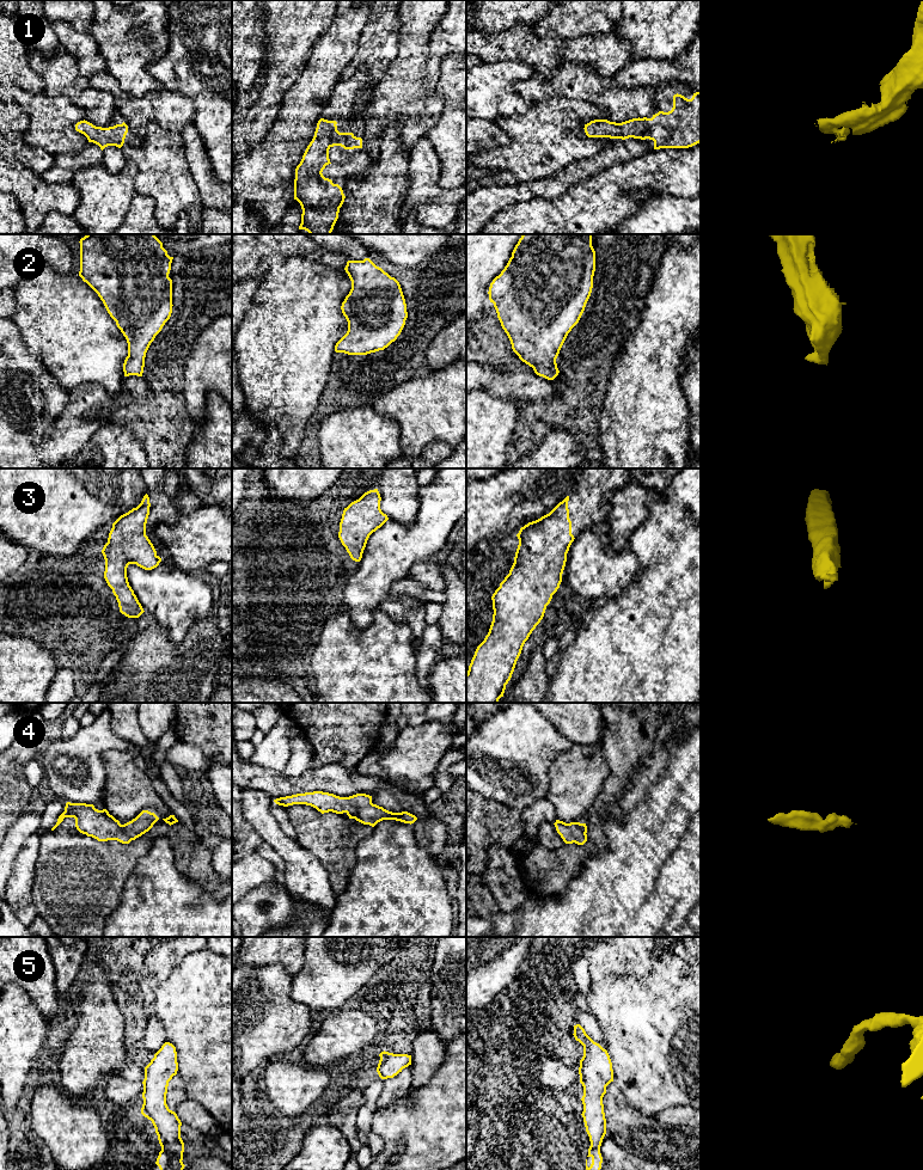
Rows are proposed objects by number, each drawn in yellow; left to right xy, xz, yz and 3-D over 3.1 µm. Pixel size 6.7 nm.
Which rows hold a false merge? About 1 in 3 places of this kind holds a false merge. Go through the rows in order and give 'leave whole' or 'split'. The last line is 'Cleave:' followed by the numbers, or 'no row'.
1: leave whole
2: leave whole
3: leave whole
4: leave whole
5: leave whole
Cleave: no row

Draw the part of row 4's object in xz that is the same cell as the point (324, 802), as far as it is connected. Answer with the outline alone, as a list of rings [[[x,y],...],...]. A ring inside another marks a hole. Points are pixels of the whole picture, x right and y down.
[[[313,791],[297,794],[292,796],[280,797],[274,800],[279,805],[288,807],[293,804],[306,804],[316,808],[322,814],[324,813],[346,813],[349,819],[374,827],[383,820],[396,820],[404,823],[414,823],[417,817],[408,811],[392,813],[383,807],[372,803],[372,796],[366,794],[356,794],[349,797],[340,797],[334,794]]]

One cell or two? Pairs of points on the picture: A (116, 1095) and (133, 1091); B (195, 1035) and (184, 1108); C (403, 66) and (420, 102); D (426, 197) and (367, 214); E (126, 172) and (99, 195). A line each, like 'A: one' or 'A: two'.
A: one
B: two
C: one
D: two
E: one

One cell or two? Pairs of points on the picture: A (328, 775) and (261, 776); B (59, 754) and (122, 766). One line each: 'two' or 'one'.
A: one
B: two

